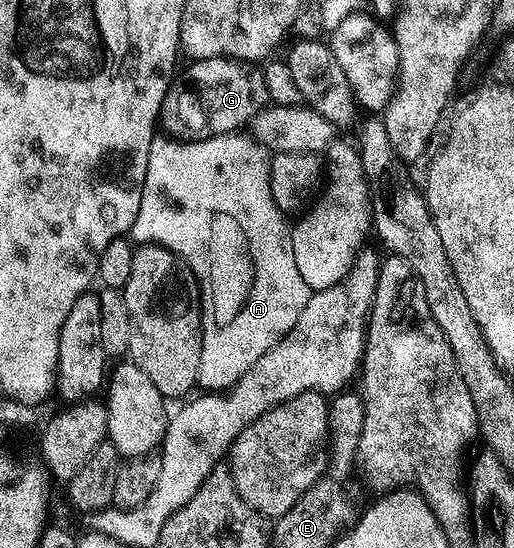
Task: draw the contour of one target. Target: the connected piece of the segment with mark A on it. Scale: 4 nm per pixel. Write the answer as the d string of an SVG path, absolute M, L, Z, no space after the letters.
M166 134L155 135L152 150L148 150L148 170L144 174L142 183L140 210L136 214L136 222L128 233L129 239L135 245L157 245L174 253L192 273L202 302L202 349L200 350L198 384L214 394L233 388L234 384L257 360L264 358L264 354L268 354L268 350L272 350L272 346L276 346L276 342L280 342L280 338L284 338L284 334L288 334L288 330L296 326L296 318L300 318L300 310L308 306L308 298L311 294L308 282L300 278L300 269L296 267L296 254L292 254L291 225L286 224L287 217L276 206L270 193L270 158L271 153L268 149L250 134L209 136L207 140L181 140L171 138Z

